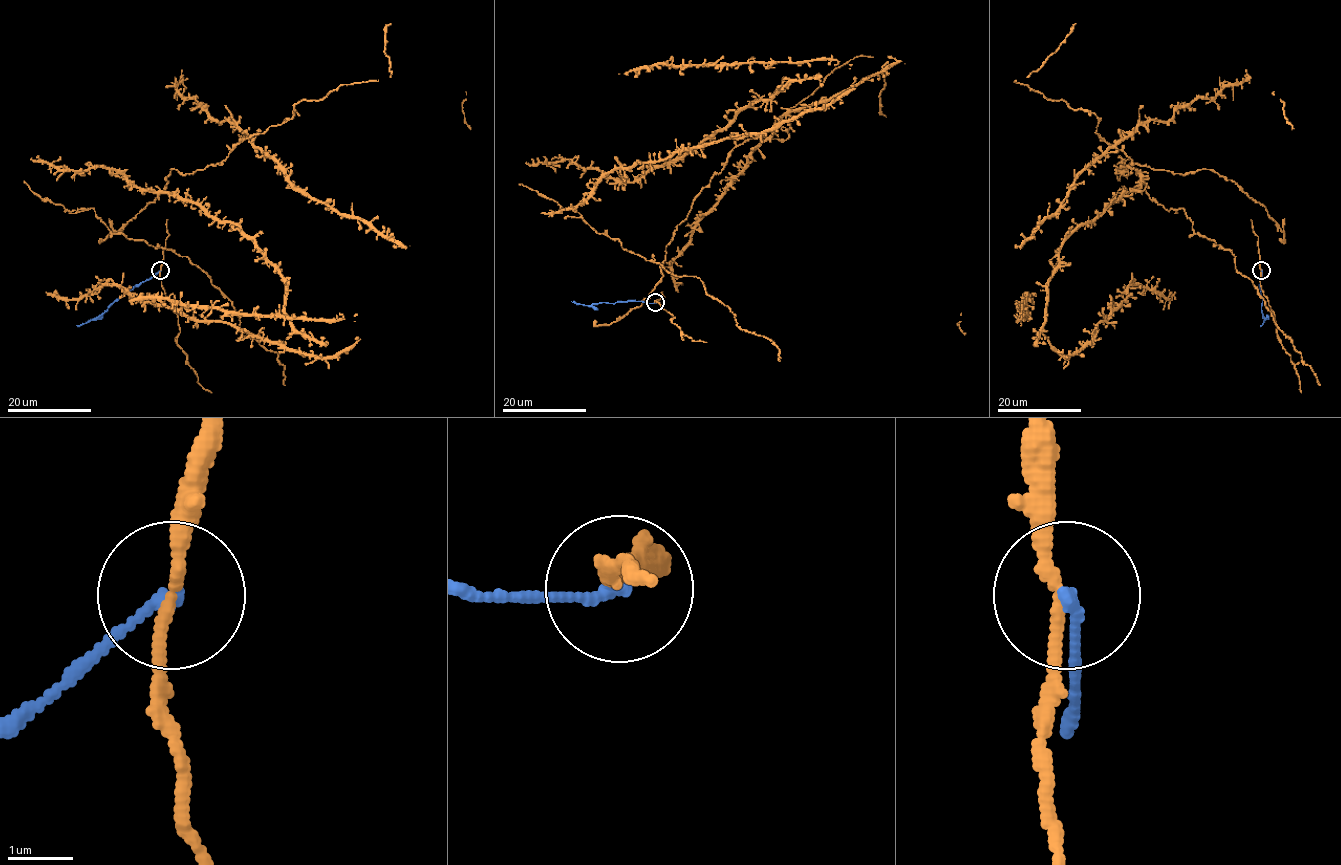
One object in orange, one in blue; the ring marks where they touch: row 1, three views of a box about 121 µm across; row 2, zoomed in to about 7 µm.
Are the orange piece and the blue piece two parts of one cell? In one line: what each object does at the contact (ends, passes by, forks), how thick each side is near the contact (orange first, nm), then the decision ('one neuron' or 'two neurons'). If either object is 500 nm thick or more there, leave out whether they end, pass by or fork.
orange passes by; blue ends there; 170 nm thick on the orange side, 190 nm on the other; two neurons

